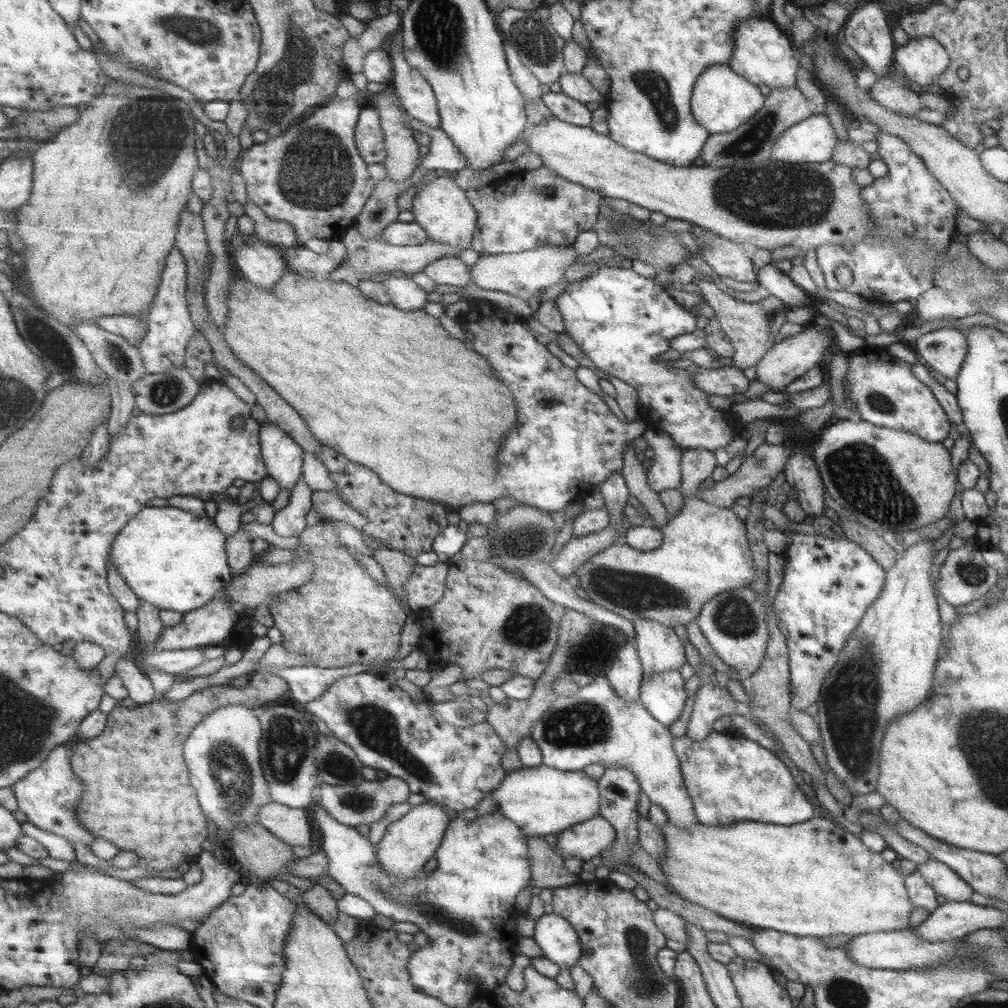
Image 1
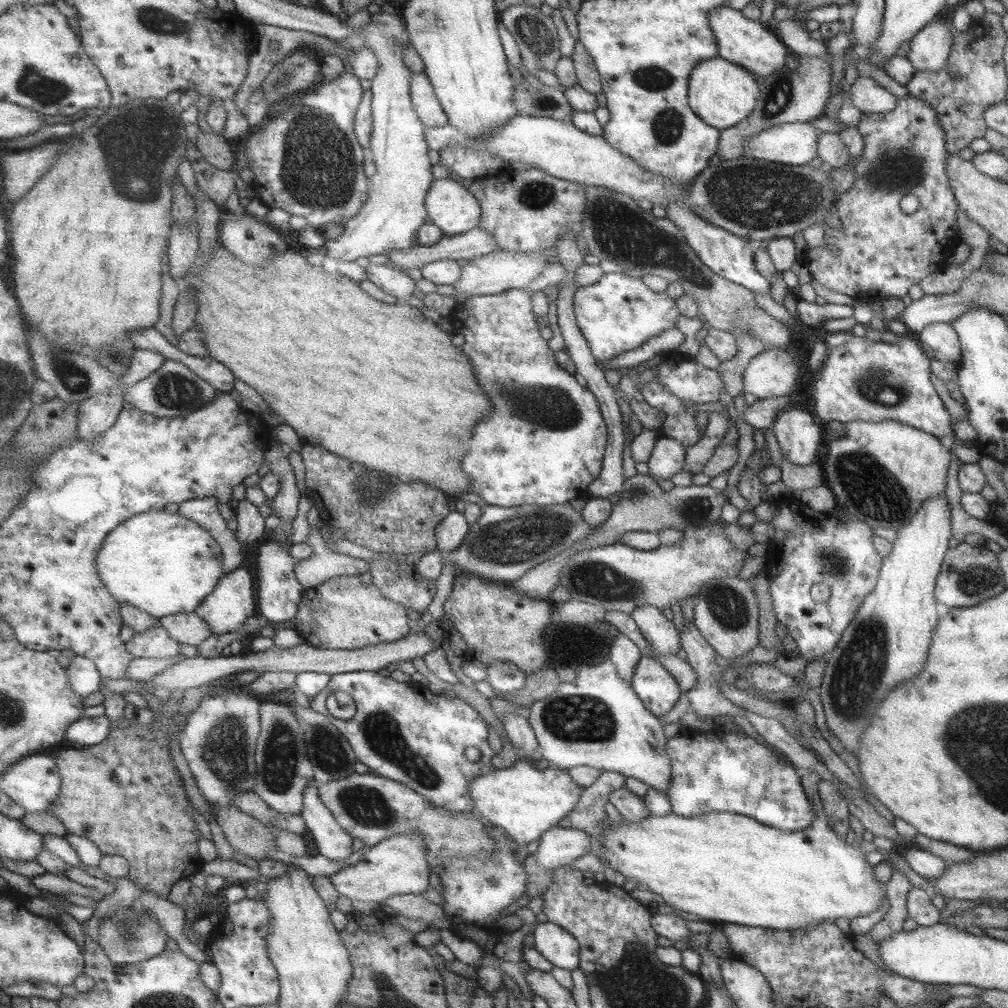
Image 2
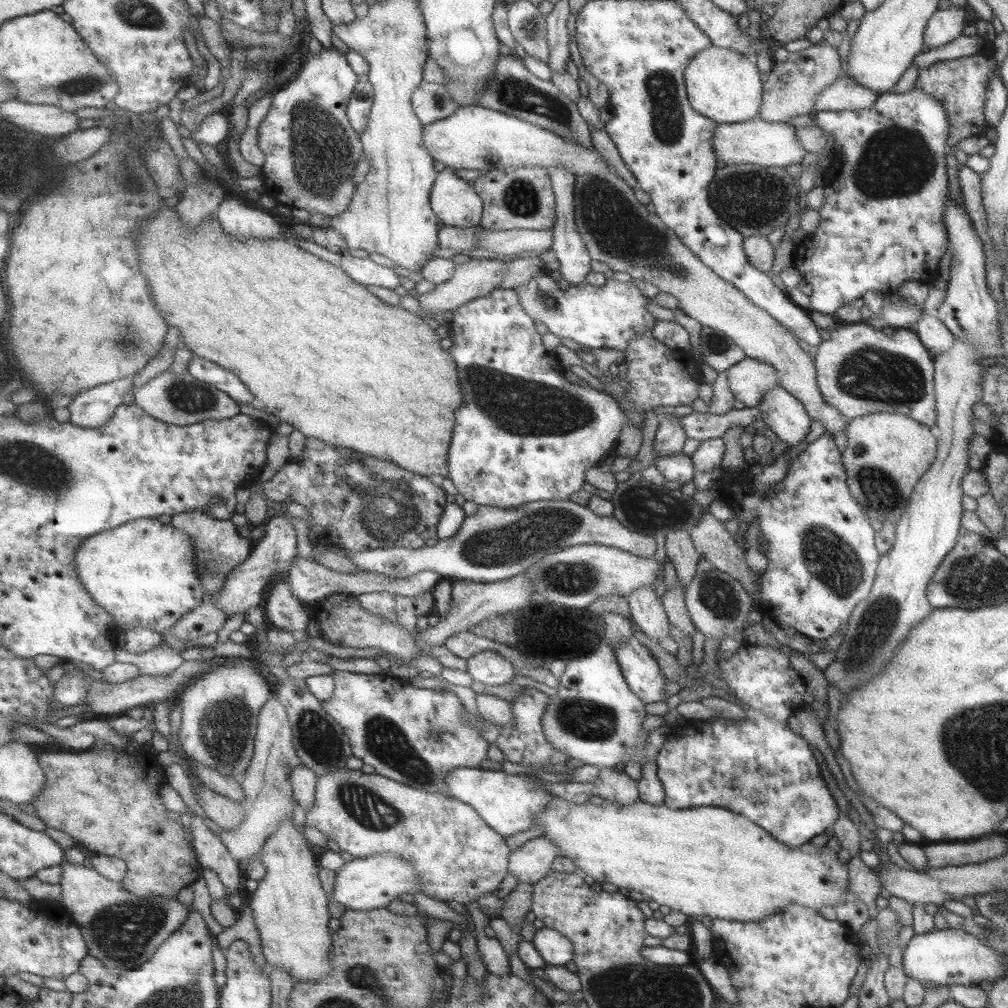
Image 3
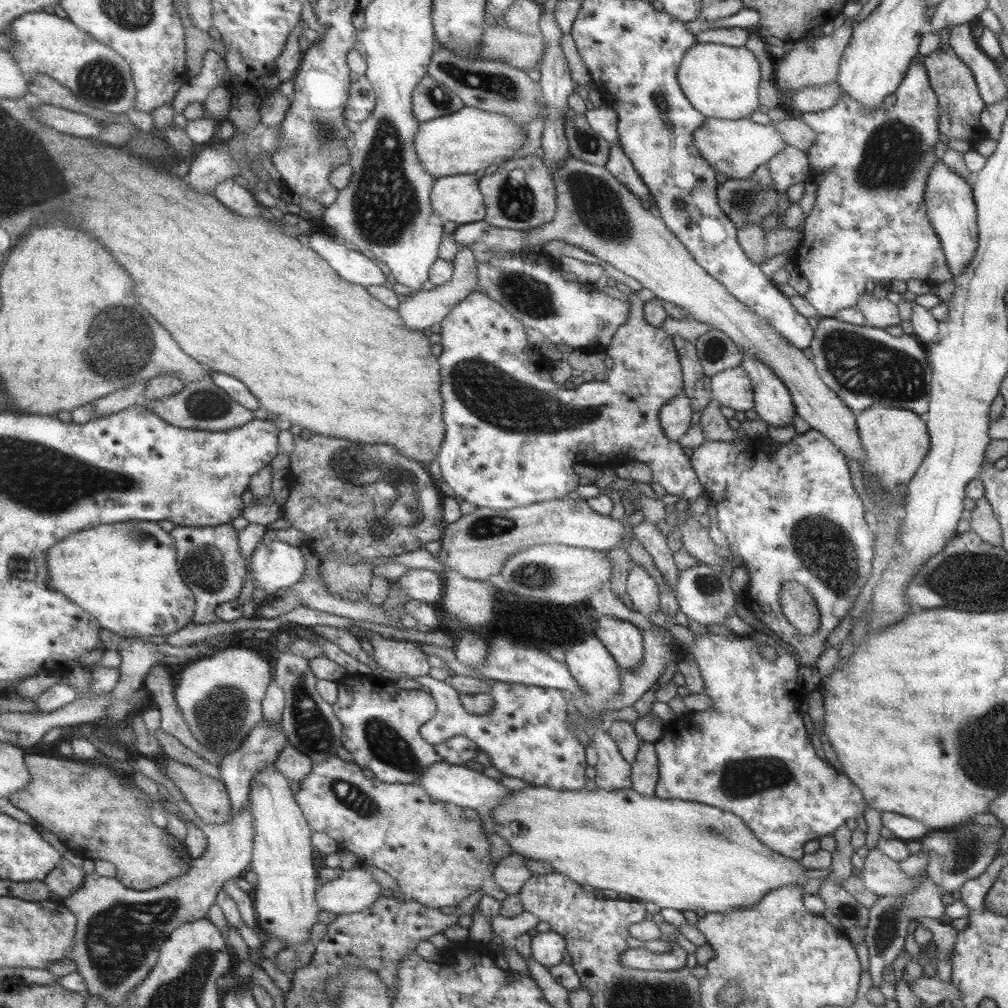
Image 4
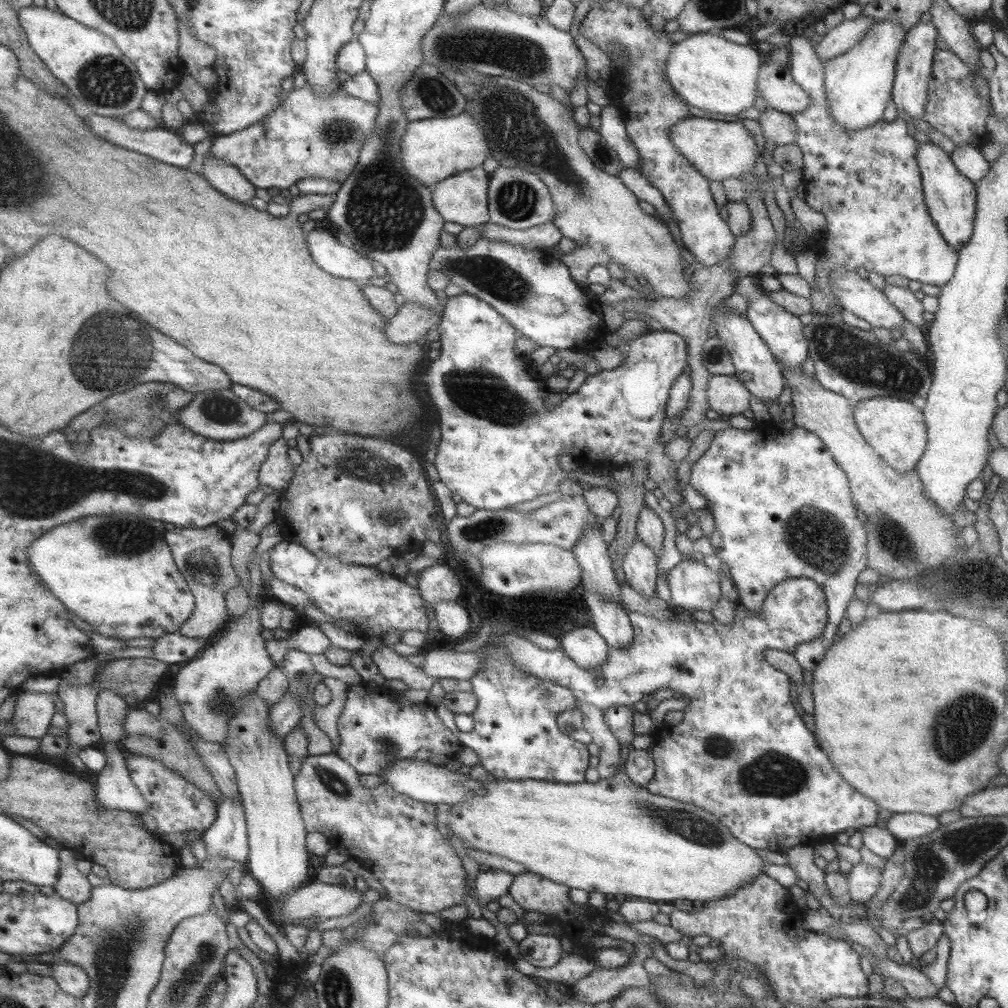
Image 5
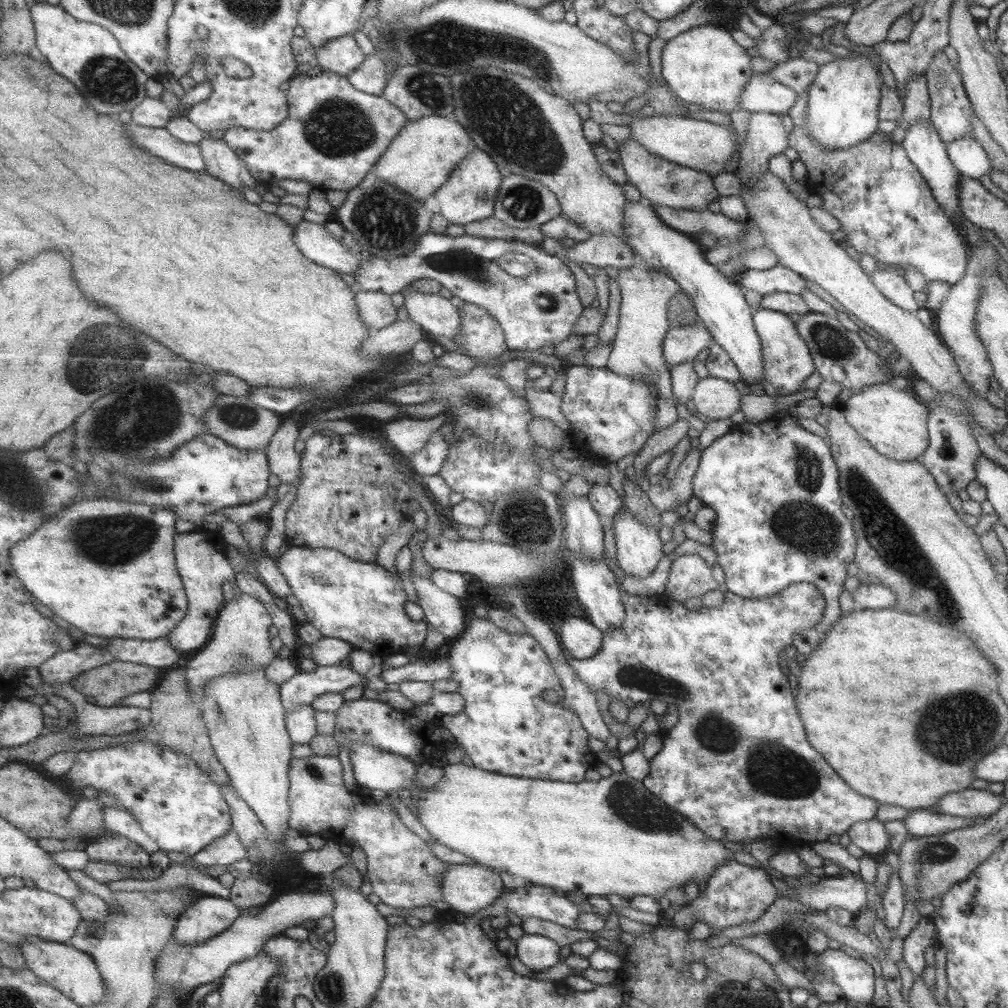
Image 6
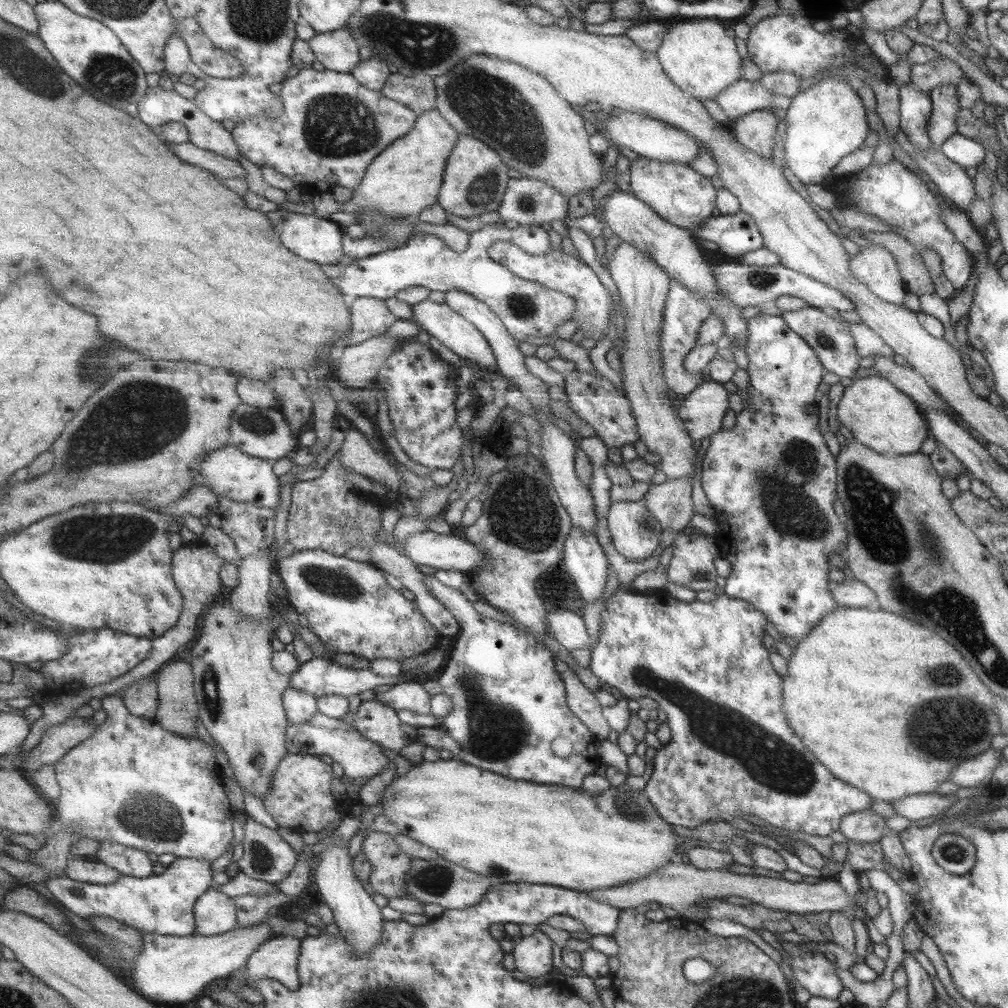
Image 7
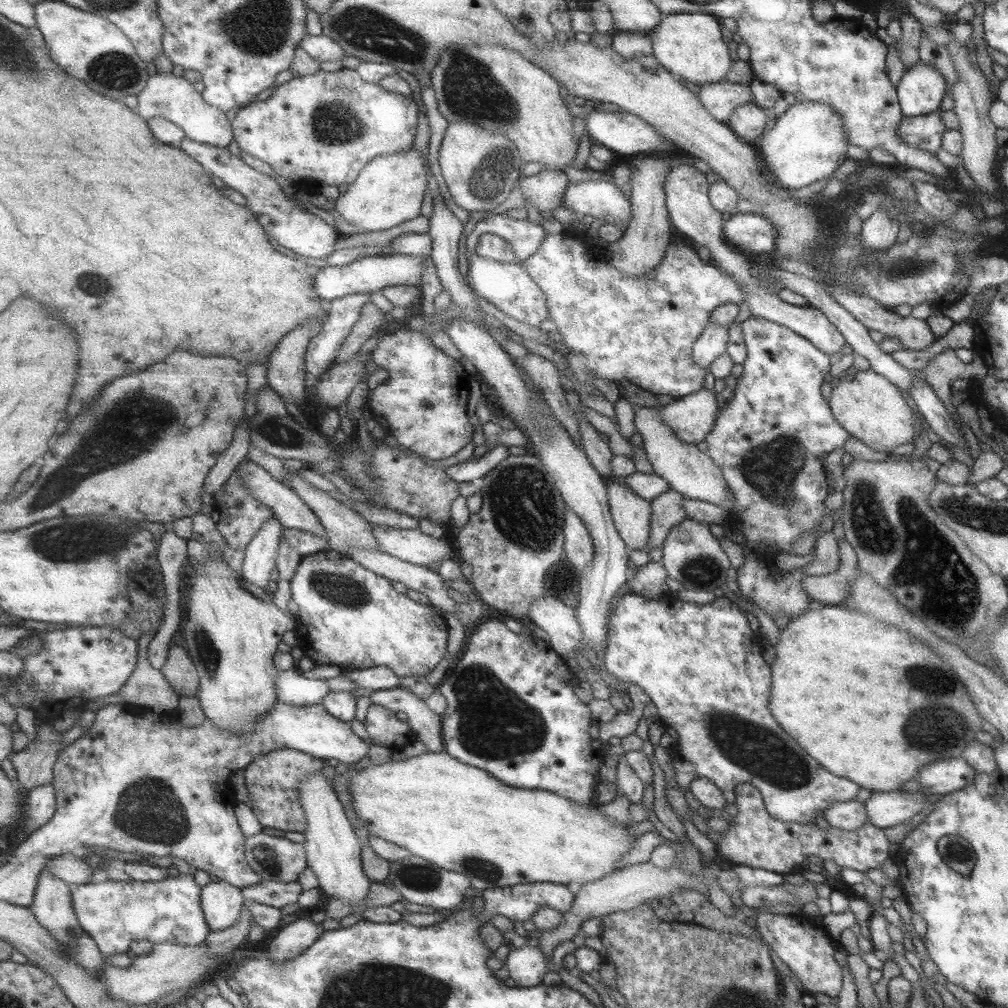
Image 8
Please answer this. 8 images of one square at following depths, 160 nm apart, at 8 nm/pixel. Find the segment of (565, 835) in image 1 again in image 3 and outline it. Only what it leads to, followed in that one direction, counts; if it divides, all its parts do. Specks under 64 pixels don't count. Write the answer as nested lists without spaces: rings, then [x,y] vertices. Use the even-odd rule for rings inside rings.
[[[538,835],[510,852],[507,873],[517,878],[518,883],[533,884],[552,870],[551,863],[557,855],[556,844]]]

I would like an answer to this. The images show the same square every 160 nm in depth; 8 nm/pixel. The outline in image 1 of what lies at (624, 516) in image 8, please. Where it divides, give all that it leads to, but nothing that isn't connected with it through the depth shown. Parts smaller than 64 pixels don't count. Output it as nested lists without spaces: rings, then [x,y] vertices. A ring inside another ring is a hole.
[[[636,618],[632,625],[635,631],[632,643],[641,663],[642,678],[679,670],[685,663],[682,642],[672,628],[646,618]]]

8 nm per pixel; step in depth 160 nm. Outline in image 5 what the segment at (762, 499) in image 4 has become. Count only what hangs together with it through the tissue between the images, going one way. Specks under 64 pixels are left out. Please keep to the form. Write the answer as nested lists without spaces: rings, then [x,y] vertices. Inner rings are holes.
[[[731,426],[724,430],[719,430],[714,434],[711,444],[707,450],[694,462],[690,467],[690,479],[688,483],[701,495],[705,497],[706,508],[711,511],[715,522],[713,533],[709,538],[712,548],[712,554],[721,560],[727,576],[732,580],[736,594],[738,596],[737,602],[742,604],[747,610],[760,612],[763,601],[767,597],[767,593],[771,591],[779,582],[787,578],[807,578],[815,582],[824,593],[827,605],[827,622],[823,632],[813,640],[805,643],[800,643],[793,652],[795,661],[799,664],[802,670],[812,671],[827,653],[827,649],[831,647],[835,638],[835,633],[838,631],[838,626],[841,620],[845,617],[845,612],[849,601],[854,598],[855,586],[857,583],[857,575],[866,567],[867,550],[865,550],[865,543],[867,543],[867,533],[863,530],[863,524],[859,522],[855,515],[854,502],[851,498],[851,491],[848,485],[847,475],[840,469],[840,466],[835,462],[831,453],[826,449],[822,440],[812,432],[801,428],[793,428],[790,431],[777,432],[774,434],[766,428],[756,428],[751,431],[744,431],[743,429],[733,428]]]

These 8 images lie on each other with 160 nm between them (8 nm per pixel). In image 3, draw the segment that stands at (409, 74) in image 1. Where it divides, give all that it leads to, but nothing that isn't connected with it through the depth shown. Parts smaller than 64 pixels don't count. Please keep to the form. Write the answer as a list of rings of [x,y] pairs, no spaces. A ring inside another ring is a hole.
[[[424,81],[412,98],[415,113],[424,125],[433,124],[453,114],[457,103],[451,101],[443,84]]]

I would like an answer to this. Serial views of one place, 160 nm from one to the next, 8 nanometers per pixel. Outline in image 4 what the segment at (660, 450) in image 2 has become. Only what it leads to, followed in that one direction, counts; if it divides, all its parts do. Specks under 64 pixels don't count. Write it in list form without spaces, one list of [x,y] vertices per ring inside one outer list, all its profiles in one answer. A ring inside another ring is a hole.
[[[683,389],[673,400],[666,402],[659,409],[658,421],[663,434],[677,442],[691,425],[691,403]]]

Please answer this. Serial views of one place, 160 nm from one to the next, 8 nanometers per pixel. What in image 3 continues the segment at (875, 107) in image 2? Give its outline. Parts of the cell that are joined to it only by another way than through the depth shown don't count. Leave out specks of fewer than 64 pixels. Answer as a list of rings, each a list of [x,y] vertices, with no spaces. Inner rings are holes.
[[[839,77],[837,81],[827,86],[827,89],[823,89],[811,110],[836,112],[869,109],[878,98],[878,95],[871,91],[855,84],[853,78]]]

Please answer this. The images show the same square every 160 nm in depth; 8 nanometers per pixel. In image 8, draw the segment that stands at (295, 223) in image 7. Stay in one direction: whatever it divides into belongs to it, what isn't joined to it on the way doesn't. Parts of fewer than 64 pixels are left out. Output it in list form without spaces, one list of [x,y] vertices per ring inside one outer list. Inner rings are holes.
[[[186,137],[180,147],[187,151],[191,158],[203,164],[210,174],[221,179],[226,186],[243,194],[247,200],[246,206],[256,214],[270,238],[276,239],[281,246],[291,249],[302,258],[323,259],[331,256],[344,243],[343,234],[337,227],[327,224],[317,214],[307,212],[301,206],[302,202],[296,199],[296,195],[287,196],[275,179],[248,166],[241,157],[231,154],[227,148],[209,146],[189,137]]]

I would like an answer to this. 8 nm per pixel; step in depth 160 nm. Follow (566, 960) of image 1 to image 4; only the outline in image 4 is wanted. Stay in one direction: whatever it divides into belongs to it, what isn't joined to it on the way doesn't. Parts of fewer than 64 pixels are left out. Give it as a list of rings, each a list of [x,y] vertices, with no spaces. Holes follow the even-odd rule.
[[[551,930],[536,933],[530,938],[532,959],[549,968],[561,963],[565,954],[566,942],[562,936]]]

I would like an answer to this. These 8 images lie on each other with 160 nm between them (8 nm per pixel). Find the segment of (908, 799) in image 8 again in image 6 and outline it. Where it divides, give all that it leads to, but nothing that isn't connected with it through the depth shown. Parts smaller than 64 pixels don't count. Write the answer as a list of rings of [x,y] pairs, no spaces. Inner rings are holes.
[[[967,788],[960,792],[945,795],[936,802],[939,811],[959,818],[977,818],[990,816],[1004,802],[999,794],[991,794],[987,790]]]

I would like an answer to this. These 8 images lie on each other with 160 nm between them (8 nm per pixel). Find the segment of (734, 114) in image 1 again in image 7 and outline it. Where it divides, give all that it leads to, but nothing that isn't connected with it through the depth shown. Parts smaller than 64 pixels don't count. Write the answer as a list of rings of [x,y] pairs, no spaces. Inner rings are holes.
[[[695,19],[673,23],[661,38],[656,58],[679,90],[699,100],[715,99],[721,90],[742,79],[741,56],[733,38],[725,34],[725,22],[713,19]]]

